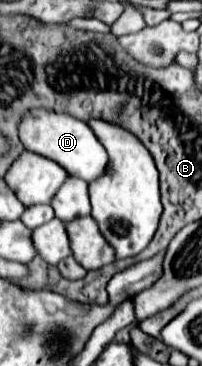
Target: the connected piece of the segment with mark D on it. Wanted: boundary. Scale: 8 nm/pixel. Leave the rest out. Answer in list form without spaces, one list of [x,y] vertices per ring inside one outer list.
[[[43,107],[25,111],[17,123],[17,131],[27,151],[53,159],[69,175],[79,175],[81,179],[91,181],[91,179],[97,179],[101,171],[107,169],[107,161],[109,161],[107,153],[103,145],[99,143],[99,139],[95,137],[95,133],[91,131],[91,127],[67,113],[57,113],[57,111],[43,109]]]

